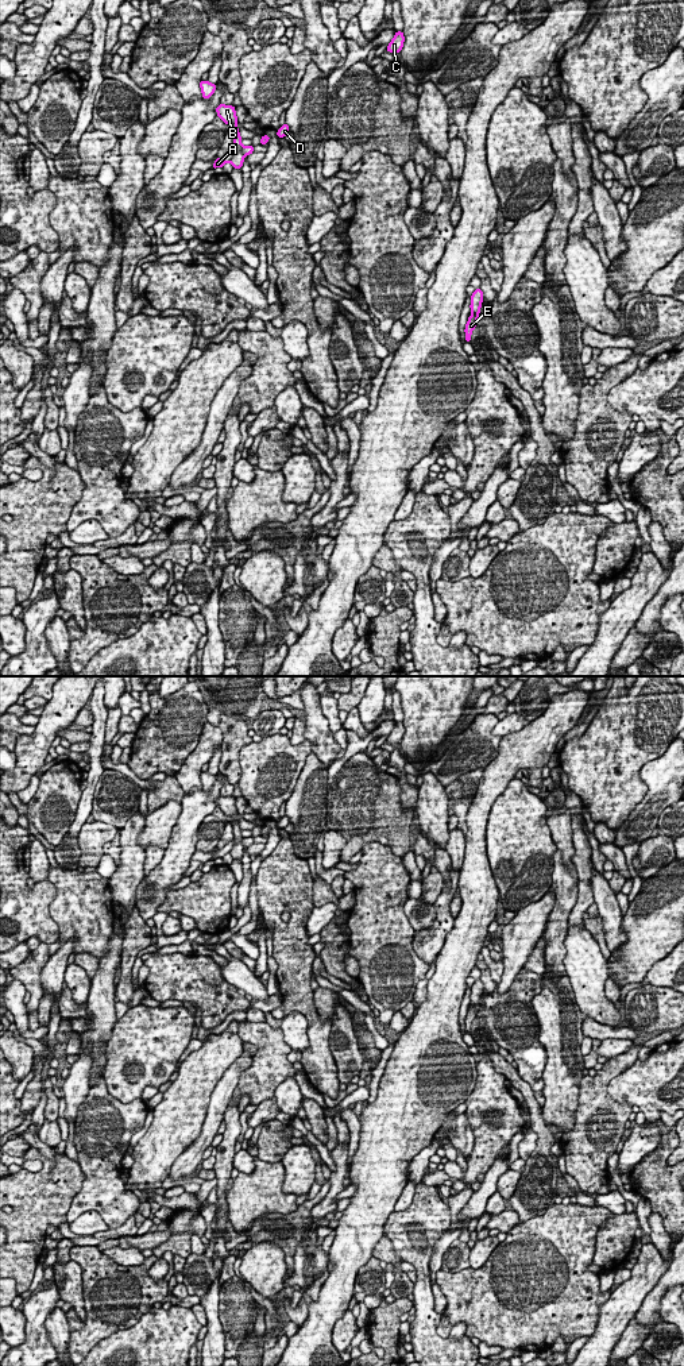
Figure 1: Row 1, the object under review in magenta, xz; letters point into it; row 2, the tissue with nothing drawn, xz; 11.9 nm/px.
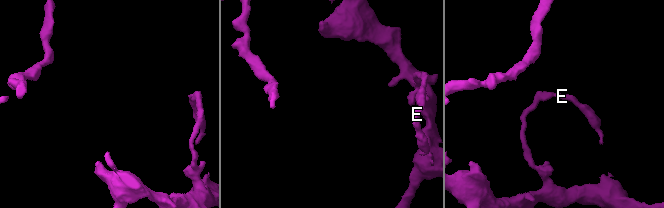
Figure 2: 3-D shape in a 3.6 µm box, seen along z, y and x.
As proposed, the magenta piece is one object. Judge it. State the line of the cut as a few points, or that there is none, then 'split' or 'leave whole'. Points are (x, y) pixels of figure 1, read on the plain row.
cut in xz along (234, 840), (234, 847), (228, 852); split

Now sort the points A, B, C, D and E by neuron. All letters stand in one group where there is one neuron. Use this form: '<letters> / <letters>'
A C D E / B

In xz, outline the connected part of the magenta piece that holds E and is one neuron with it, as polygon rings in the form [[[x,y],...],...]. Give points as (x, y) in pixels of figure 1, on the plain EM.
[[[480,979],[475,980],[475,983],[471,987],[471,1007],[468,1008],[467,1016],[465,1016],[465,1033],[471,1034],[471,1024],[474,1022],[474,1019],[476,1018],[476,1012],[479,1010],[479,1003],[480,1003],[480,998],[483,993],[483,983],[480,981]]]

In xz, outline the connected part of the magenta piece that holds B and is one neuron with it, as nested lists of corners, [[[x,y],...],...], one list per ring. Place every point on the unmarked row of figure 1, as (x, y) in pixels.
[[[220,795],[216,799],[217,807],[231,818],[231,825],[233,827],[233,841],[235,845],[232,848],[232,850],[229,852],[231,856],[233,857],[233,860],[241,860],[243,857],[243,852],[244,852],[244,846],[241,844],[243,836],[241,836],[241,827],[239,825],[239,819],[236,818],[237,814],[237,809],[236,809],[236,803],[235,803],[235,798],[233,796],[224,796]]]

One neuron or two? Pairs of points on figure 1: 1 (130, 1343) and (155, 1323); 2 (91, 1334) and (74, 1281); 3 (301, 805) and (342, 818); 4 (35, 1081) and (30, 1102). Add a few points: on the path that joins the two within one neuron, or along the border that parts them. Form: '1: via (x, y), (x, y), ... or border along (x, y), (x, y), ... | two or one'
1: via (131, 1335), (143, 1323), (147, 1323) | one
2: border along (82, 1287), (85, 1319), (81, 1322) | two
3: border along (328, 788), (325, 826) | two
4: via (34, 1087), (31, 1096) | one

